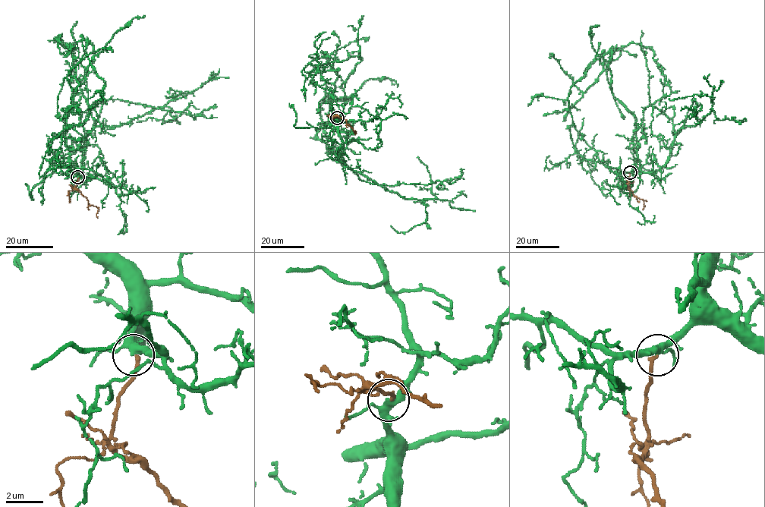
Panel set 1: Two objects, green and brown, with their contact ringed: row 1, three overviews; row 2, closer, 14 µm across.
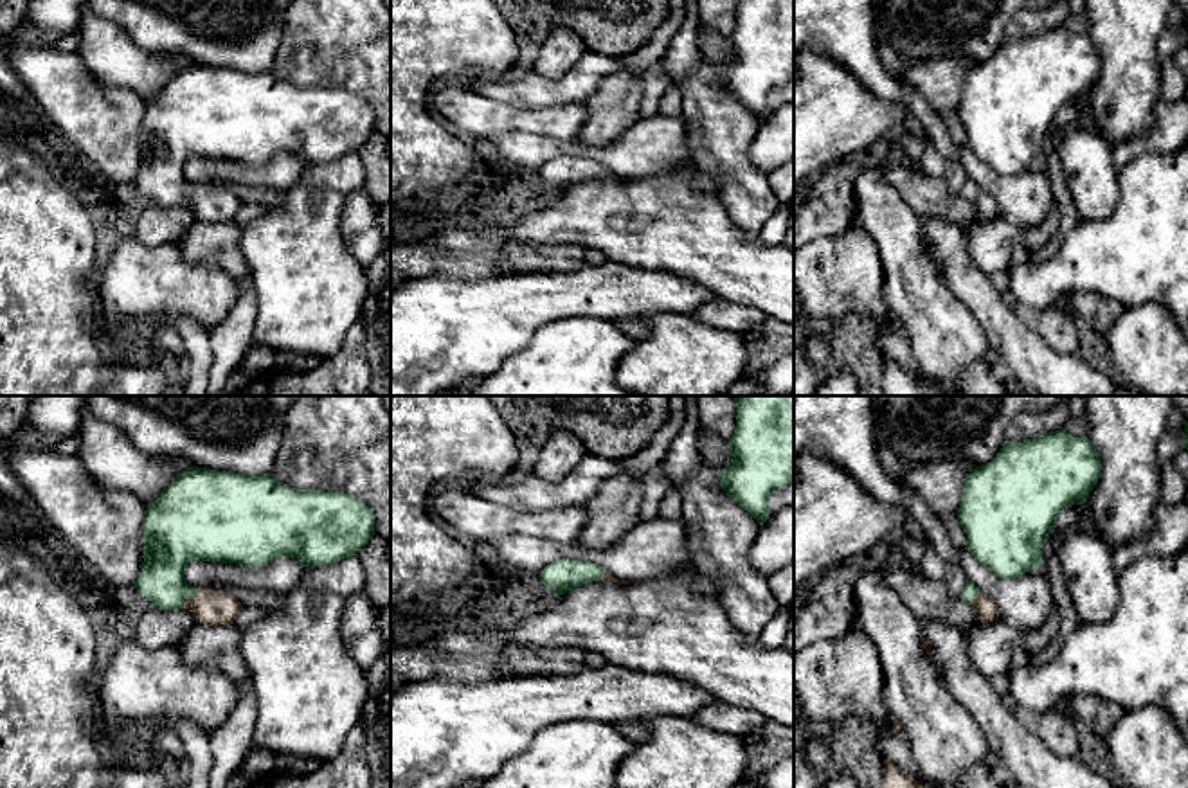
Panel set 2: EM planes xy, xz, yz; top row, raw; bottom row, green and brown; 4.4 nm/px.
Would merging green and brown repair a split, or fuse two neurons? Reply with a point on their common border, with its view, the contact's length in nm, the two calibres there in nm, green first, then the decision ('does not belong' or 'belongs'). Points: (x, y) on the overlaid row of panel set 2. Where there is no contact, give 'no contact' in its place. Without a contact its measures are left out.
contact xy (188, 596); length 110 nm; calibres 240 and 160 nm; belongs

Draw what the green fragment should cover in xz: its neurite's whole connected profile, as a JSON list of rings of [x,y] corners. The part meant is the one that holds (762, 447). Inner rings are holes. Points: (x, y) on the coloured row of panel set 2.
[[[734,396],[734,401],[733,461],[720,471],[720,488],[763,525],[770,518],[770,495],[794,480],[794,396]]]

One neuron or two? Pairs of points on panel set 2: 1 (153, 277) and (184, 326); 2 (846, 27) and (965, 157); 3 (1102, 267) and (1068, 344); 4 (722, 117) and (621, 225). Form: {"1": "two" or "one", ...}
{"1": "two", "2": "one", "3": "two", "4": "two"}

